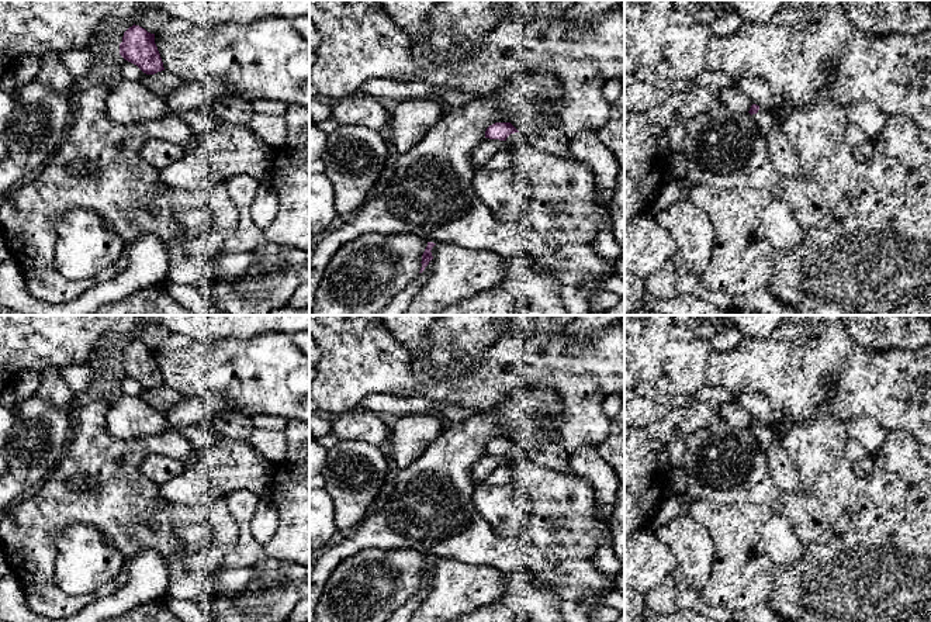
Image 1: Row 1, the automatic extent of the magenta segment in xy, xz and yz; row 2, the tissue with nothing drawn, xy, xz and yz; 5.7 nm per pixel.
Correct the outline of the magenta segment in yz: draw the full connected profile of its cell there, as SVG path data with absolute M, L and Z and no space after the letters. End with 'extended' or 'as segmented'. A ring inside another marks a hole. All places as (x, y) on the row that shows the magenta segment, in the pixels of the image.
M752 104L748 113L764 135L765 148L778 173L782 177L795 174L799 167L796 149L795 145L783 135L776 117L769 110L757 104Z; extended

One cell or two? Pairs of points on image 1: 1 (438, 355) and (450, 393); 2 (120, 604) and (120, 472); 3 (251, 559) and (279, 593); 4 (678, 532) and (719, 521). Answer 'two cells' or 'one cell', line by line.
1: two cells
2: two cells
3: one cell
4: two cells

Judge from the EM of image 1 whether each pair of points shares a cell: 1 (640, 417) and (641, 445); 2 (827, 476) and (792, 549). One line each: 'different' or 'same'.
1: different
2: different

